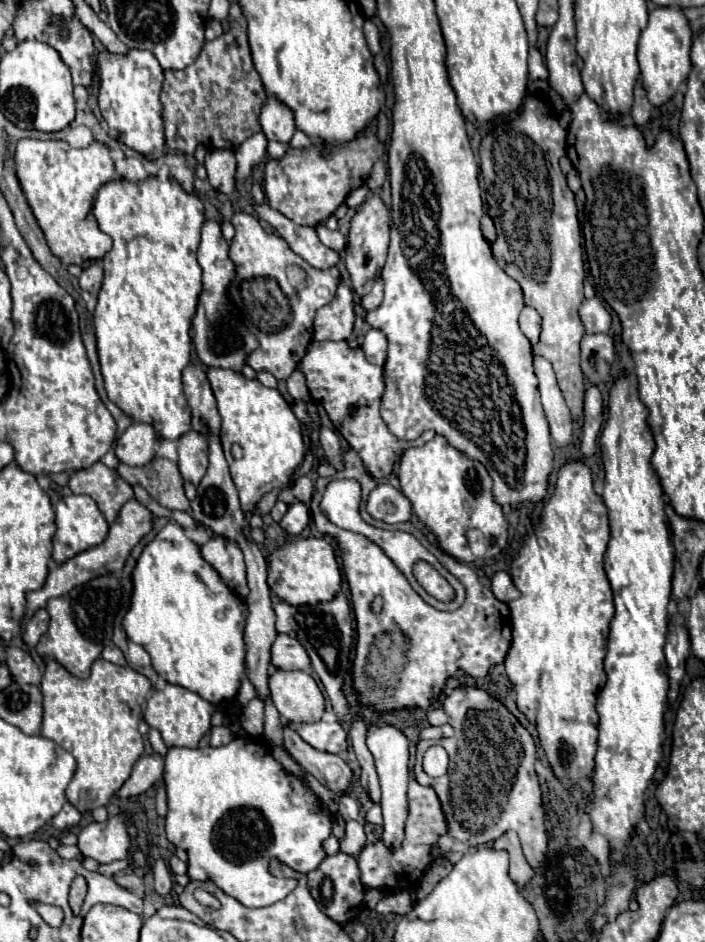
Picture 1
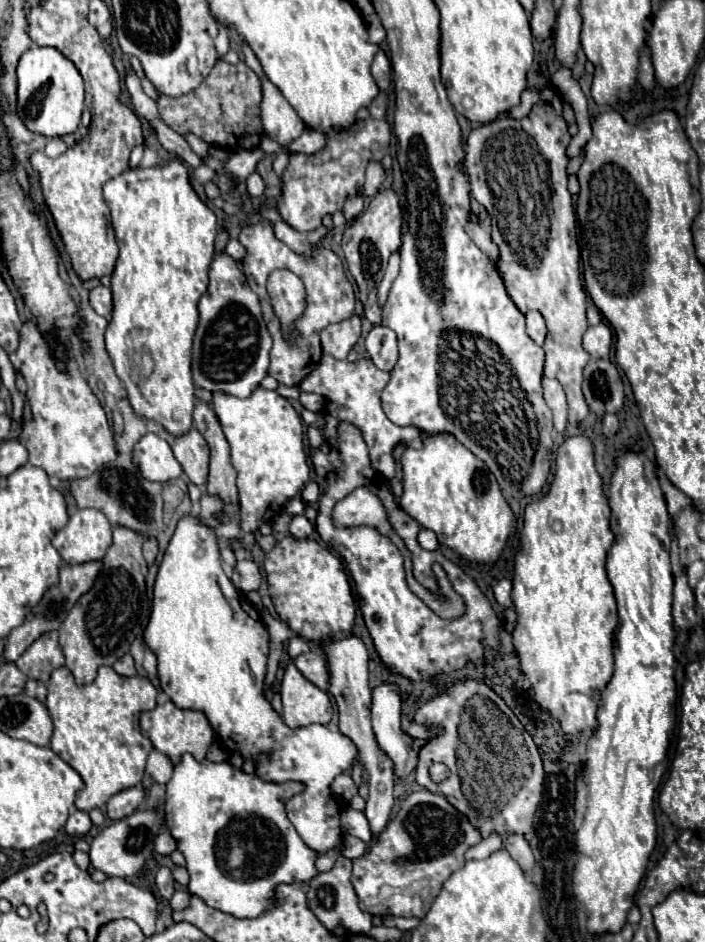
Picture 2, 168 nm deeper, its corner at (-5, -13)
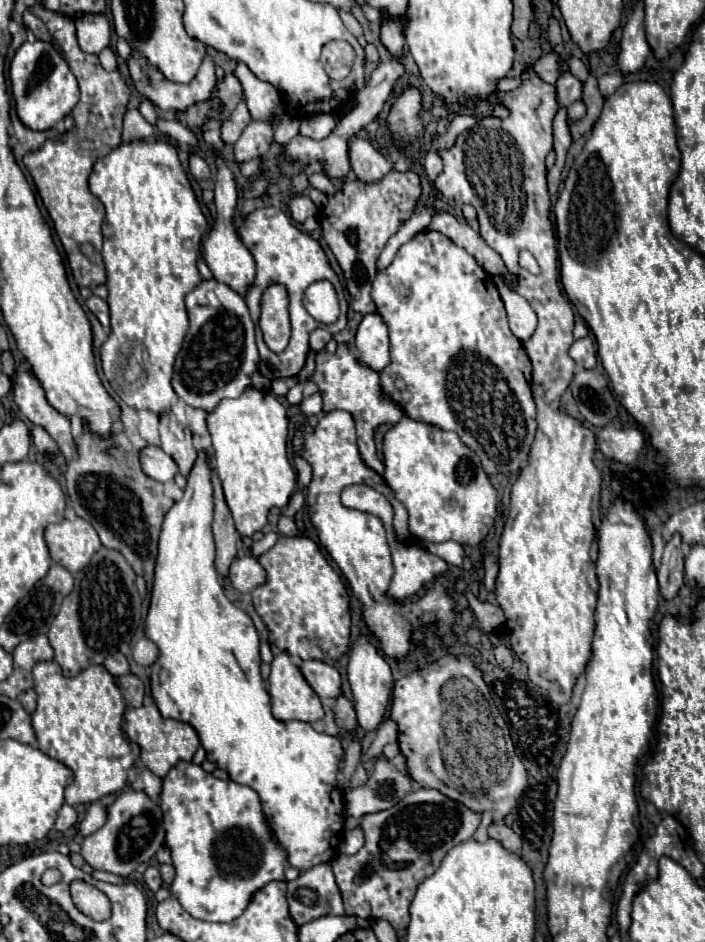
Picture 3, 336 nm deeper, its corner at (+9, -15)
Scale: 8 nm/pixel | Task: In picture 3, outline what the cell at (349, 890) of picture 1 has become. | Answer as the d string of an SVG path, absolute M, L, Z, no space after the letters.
M321 863L299 879L287 883L287 901L291 917L297 925L305 925L319 917L345 917L339 887L329 863Z

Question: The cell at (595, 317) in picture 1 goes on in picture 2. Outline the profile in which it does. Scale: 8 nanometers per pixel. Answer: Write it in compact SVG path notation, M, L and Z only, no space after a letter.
M599 323L595 327L589 327L583 335L583 349L593 357L593 359L607 359L609 349L611 349L611 329L605 323Z

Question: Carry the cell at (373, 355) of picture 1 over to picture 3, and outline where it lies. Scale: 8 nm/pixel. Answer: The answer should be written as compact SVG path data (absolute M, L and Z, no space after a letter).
M369 313L357 327L355 345L359 349L361 361L373 371L381 371L389 363L389 337L377 313Z

